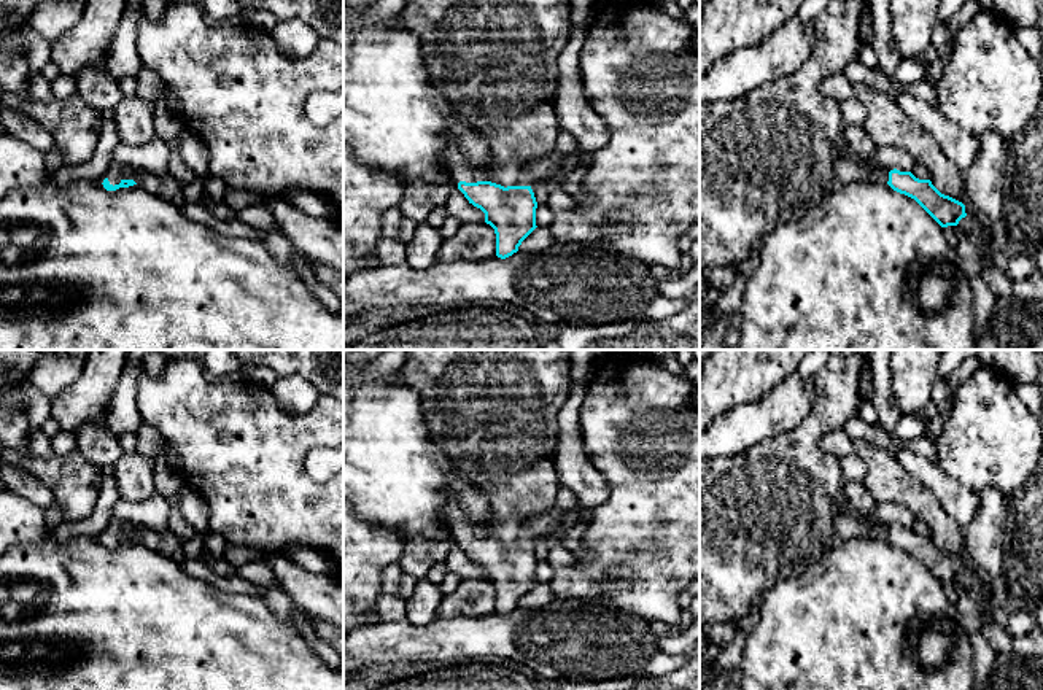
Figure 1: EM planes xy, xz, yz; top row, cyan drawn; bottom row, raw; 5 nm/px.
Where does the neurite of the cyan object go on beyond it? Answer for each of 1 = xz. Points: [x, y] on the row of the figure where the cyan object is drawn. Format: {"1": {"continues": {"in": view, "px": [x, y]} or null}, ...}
{"1": {"continues": {"in": "xz", "px": [496, 61]}}}

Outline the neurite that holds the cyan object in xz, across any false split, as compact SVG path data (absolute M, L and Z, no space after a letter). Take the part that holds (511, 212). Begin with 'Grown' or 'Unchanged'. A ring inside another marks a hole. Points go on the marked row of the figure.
Grown. M407 0L399 14L399 27L412 32L421 43L431 83L452 105L455 116L490 145L490 169L471 165L453 141L442 153L442 159L458 189L469 204L485 213L485 223L494 229L496 256L501 259L517 253L522 242L537 227L537 202L531 189L536 180L523 170L523 164L552 154L561 130L555 99L558 56L569 37L568 16L566 0Z

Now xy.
Grown. M114 162L110 165L100 183L107 191L142 184L151 192L159 194L180 207L184 204L183 186L176 180L151 176Z

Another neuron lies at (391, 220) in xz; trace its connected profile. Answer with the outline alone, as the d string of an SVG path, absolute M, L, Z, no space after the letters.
M391 208L385 211L380 223L383 237L396 238L402 218L404 216L401 215L397 208Z

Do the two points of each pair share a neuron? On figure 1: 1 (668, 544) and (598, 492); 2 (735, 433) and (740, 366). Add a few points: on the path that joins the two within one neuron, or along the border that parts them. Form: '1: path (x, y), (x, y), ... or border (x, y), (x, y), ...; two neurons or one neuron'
1: border (592, 461), (608, 487), (608, 496), (589, 507); two neurons
2: border (770, 390), (757, 401), (735, 406), (716, 417); two neurons

